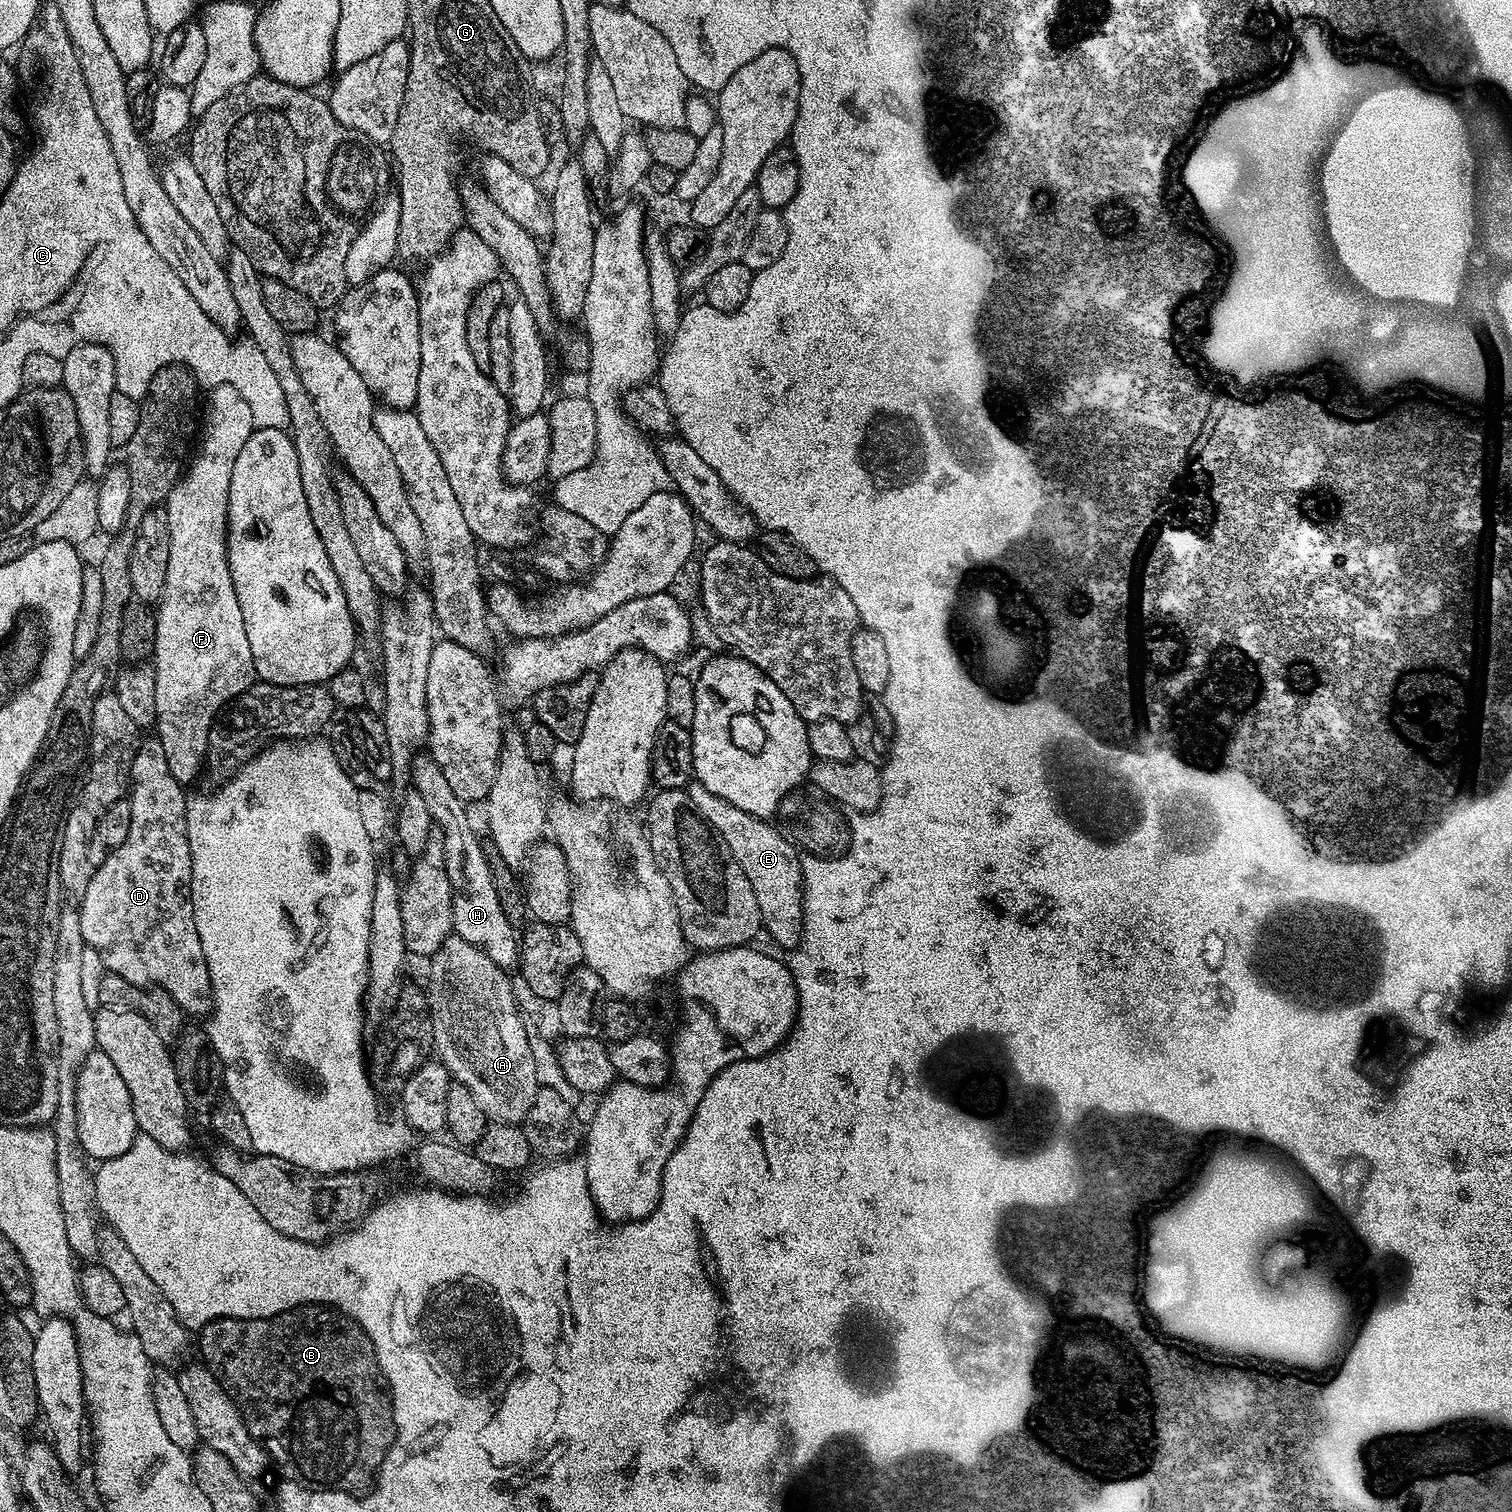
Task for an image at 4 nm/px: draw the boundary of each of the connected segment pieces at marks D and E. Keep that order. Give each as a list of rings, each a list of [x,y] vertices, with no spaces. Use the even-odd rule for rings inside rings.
[[[155,738],[149,740],[141,739],[139,741],[136,753],[134,754],[134,762],[132,763],[132,778],[130,781],[130,795],[127,797],[130,802],[130,834],[126,837],[126,842],[122,842],[122,846],[111,849],[105,855],[102,866],[98,866],[98,870],[94,870],[94,878],[90,878],[90,882],[86,886],[83,896],[78,900],[78,911],[80,913],[80,925],[82,926],[82,938],[85,945],[93,947],[94,950],[101,955],[105,969],[114,975],[120,975],[135,987],[140,988],[161,988],[177,1003],[184,1014],[193,1012],[201,1018],[209,1015],[212,1006],[212,979],[208,973],[208,963],[203,956],[204,951],[199,942],[192,944],[192,952],[196,955],[196,960],[192,960],[189,964],[184,964],[180,968],[180,944],[176,940],[168,940],[168,908],[176,908],[180,904],[180,899],[184,902],[191,901],[192,898],[192,859],[190,858],[190,842],[188,841],[188,831],[186,830],[186,810],[188,809],[189,797],[184,796],[186,792],[185,785],[178,782],[178,778],[174,778],[174,774],[170,774],[170,765],[166,762],[166,750],[162,750],[162,742]]]
[[[692,782],[686,791],[692,801],[692,807],[728,847],[734,862],[742,866],[742,874],[746,874],[750,890],[754,890],[754,898],[758,898],[763,931],[772,935],[774,943],[781,944],[785,950],[791,949],[800,939],[804,919],[804,875],[800,869],[800,857],[796,847],[777,825],[775,828],[767,819],[746,814],[746,810],[738,810],[738,806],[730,806],[730,802],[718,798],[716,794],[710,794],[706,786]]]

